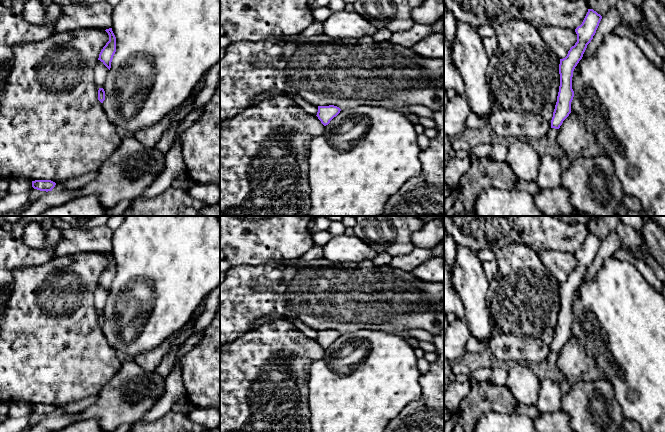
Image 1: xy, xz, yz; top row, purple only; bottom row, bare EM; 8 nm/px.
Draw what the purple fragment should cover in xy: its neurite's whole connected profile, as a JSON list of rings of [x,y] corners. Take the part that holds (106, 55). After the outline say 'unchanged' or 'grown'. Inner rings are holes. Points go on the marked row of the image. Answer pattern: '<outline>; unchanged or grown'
[[[112,28],[106,29],[105,31],[109,35],[109,41],[101,50],[98,60],[100,60],[110,70],[111,62],[116,52],[116,37],[112,31]]]; unchanged

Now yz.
[[[588,9],[582,24],[575,29],[577,42],[570,48],[567,56],[560,59],[560,86],[551,120],[551,128],[559,129],[563,121],[571,113],[571,102],[574,97],[572,89],[573,71],[582,59],[587,45],[593,39],[601,19],[602,16],[600,14],[593,9]]]; unchanged

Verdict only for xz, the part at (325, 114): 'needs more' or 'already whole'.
already whole

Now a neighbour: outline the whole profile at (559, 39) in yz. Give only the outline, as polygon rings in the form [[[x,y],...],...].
[[[543,26],[538,30],[542,39],[559,59],[565,58],[570,48],[577,42],[577,34],[573,29],[560,26]]]

